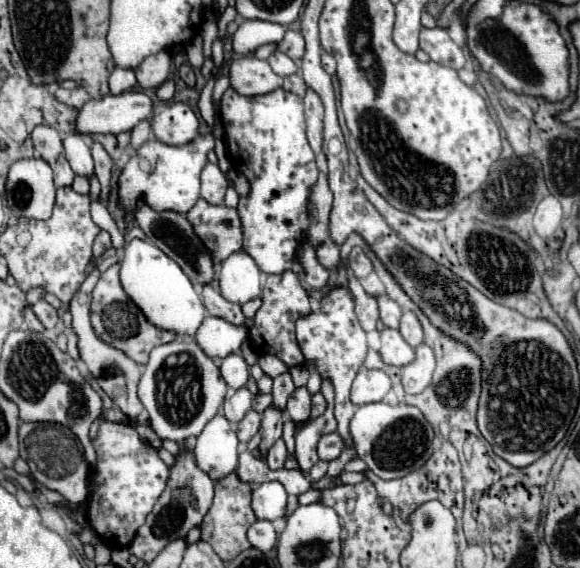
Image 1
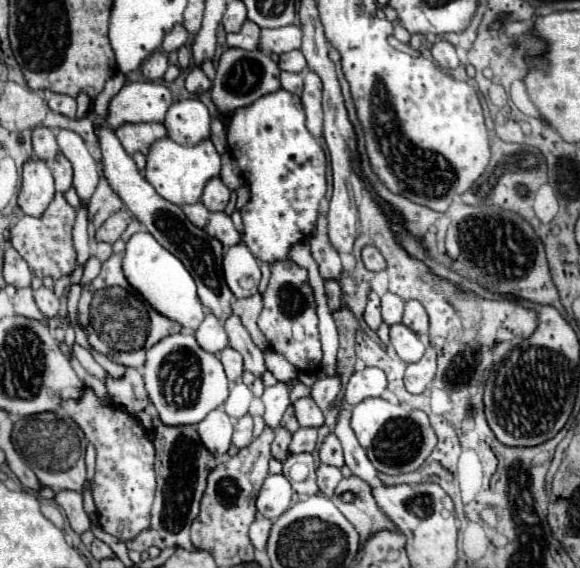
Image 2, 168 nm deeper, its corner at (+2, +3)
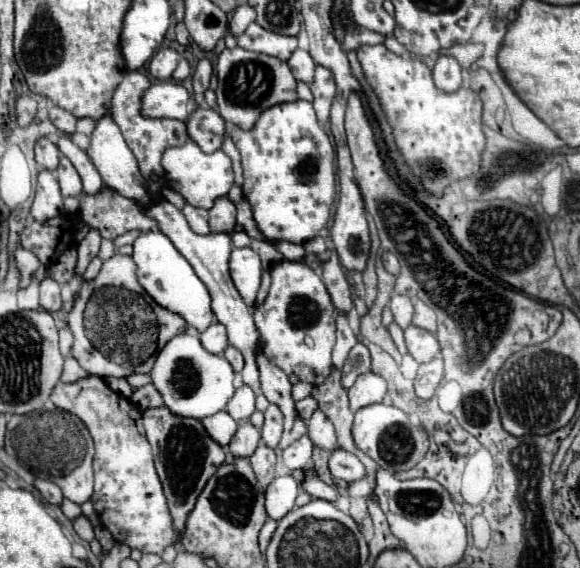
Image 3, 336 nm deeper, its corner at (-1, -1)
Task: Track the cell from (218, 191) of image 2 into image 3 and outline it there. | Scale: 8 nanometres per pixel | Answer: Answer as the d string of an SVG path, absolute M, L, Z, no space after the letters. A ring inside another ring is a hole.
M224 196L216 200L210 208L210 230L212 232L232 232L236 224L236 206Z

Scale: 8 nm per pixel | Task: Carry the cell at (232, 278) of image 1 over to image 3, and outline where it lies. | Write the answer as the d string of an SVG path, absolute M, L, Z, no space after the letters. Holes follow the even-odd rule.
M234 248L230 254L230 276L242 300L252 306L260 288L262 266L260 258L252 248Z

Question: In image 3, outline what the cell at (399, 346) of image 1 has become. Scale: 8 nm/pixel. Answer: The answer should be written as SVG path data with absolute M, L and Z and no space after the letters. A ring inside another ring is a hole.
M408 326L404 330L404 340L406 340L406 348L408 354L416 360L416 362L430 362L434 356L440 354L440 346L434 334L416 328L416 326Z

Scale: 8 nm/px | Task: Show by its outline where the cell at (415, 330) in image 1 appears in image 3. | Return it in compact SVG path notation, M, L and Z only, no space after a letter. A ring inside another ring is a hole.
M416 300L414 302L414 320L412 320L412 324L418 326L418 328L424 328L428 332L436 332L436 314L434 314L434 310L428 304L424 304L422 300Z

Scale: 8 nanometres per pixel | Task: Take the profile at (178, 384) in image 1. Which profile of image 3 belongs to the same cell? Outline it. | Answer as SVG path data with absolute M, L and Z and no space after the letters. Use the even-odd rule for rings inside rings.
M178 334L174 336L158 354L154 368L150 372L152 376L152 384L158 388L158 392L162 394L162 400L166 404L166 408L170 408L170 412L174 412L174 416L186 416L186 418L196 418L196 420L204 420L206 416L212 416L216 412L222 412L228 404L228 400L234 396L234 370L230 366L230 362L224 356L216 356L210 354L202 344L200 338L194 334Z

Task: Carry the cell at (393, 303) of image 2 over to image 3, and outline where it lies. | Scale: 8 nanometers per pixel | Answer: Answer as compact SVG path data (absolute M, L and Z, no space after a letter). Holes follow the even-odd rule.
M392 296L390 300L390 310L394 314L394 322L404 330L410 326L412 322L412 312L414 312L414 306L412 306L412 300L408 296Z

